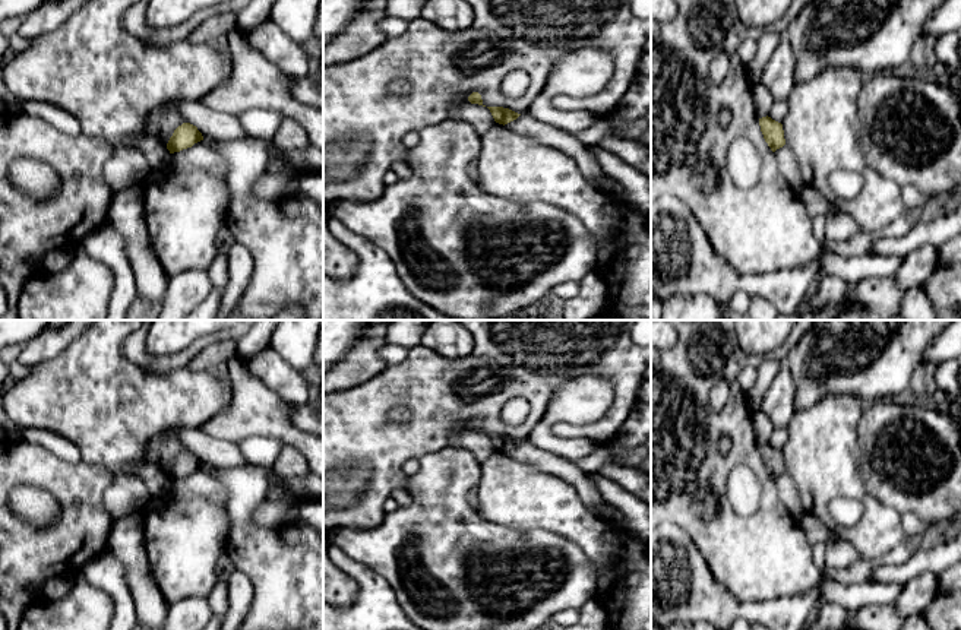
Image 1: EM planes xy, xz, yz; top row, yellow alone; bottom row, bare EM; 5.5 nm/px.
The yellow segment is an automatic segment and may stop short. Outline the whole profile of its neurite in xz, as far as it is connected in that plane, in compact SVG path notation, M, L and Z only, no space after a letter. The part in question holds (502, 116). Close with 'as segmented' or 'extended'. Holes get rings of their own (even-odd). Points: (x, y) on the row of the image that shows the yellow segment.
M487 107L494 118L496 123L499 124L508 124L513 120L516 120L521 114L509 110L509 108L503 108L503 107Z; as segmented

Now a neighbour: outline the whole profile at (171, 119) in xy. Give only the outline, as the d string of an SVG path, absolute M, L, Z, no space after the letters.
M178 99L167 101L161 104L164 107L164 113L161 115L159 124L158 124L158 139L167 146L170 137L173 136L174 130L181 126L183 123L187 123L181 114L178 113Z

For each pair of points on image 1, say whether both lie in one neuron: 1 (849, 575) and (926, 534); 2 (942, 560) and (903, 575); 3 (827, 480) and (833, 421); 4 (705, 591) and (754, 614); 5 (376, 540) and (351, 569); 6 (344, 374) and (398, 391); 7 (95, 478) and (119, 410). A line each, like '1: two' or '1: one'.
1: one
2: one
3: one
4: one
5: two
6: two
7: two

